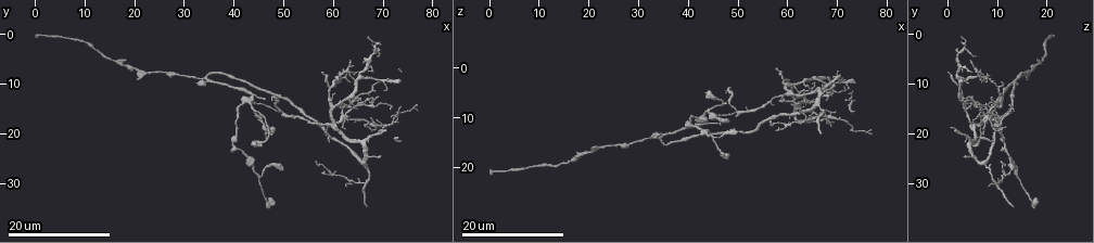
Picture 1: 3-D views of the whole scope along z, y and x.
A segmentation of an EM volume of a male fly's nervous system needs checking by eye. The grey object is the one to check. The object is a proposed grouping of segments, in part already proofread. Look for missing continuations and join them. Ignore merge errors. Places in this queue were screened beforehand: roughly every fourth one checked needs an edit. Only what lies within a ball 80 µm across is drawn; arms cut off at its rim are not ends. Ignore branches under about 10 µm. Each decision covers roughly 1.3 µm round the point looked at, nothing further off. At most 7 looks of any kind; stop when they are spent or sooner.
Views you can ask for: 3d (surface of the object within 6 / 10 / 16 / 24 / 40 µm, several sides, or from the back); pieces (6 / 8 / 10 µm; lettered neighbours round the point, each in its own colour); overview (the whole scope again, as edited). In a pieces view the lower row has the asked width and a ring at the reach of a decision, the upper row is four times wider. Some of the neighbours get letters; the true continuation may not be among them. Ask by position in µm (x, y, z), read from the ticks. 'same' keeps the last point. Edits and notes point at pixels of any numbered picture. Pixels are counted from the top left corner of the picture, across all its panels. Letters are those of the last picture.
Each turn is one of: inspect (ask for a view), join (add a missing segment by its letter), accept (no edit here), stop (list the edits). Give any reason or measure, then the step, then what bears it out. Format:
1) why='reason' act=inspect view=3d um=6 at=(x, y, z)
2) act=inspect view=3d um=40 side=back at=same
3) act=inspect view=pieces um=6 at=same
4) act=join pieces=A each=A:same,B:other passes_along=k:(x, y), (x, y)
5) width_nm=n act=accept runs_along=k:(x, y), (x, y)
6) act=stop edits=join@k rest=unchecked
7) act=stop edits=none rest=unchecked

why='branch stops here' act=inspect view=3d um=24 at=(32.5, 9.5, 13.5)

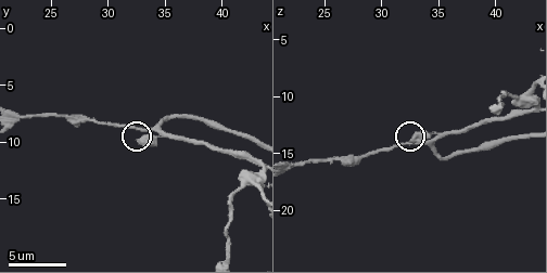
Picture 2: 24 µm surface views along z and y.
act=inspect view=3d um=6 at=(33.2, 10.0, 13.2)

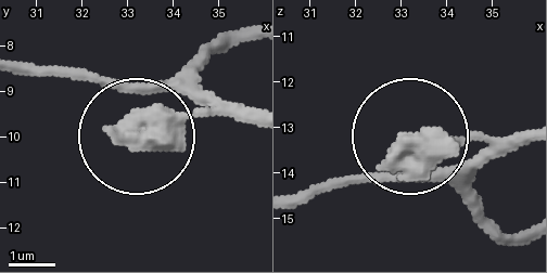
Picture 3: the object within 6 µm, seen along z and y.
act=inspect view=pieces um=10 at=(33.10, 10.00, 13.30)

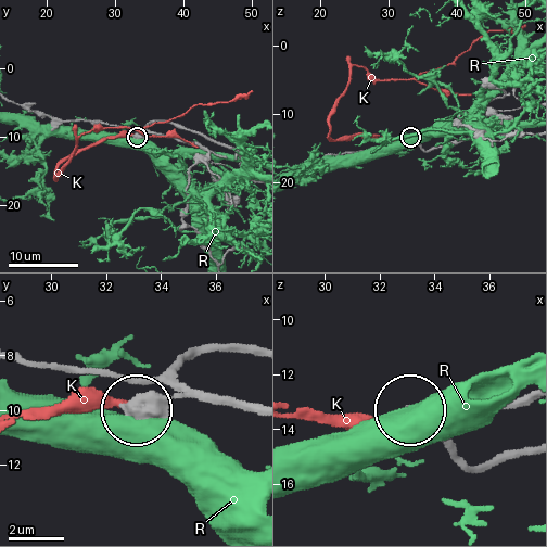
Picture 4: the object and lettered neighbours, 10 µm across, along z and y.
act=accept each=K:other,R:other runs_along=4:(250, 352), (193, 352), (140, 410) found='no lettered segment goes on from it'

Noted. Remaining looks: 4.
why='branch stops here' act=inspect view=3d um=24 at=(56.5, 25.5, 11.0)

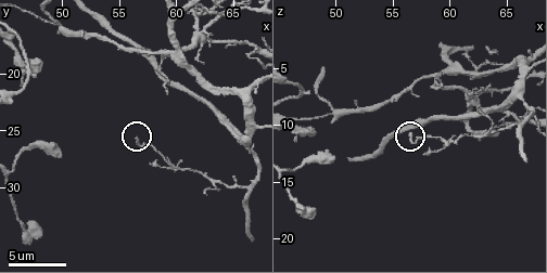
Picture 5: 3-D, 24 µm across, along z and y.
why='see the neighbours' act=inspect view=pieces um=8 at=(56.4, 25.8, 10.8)

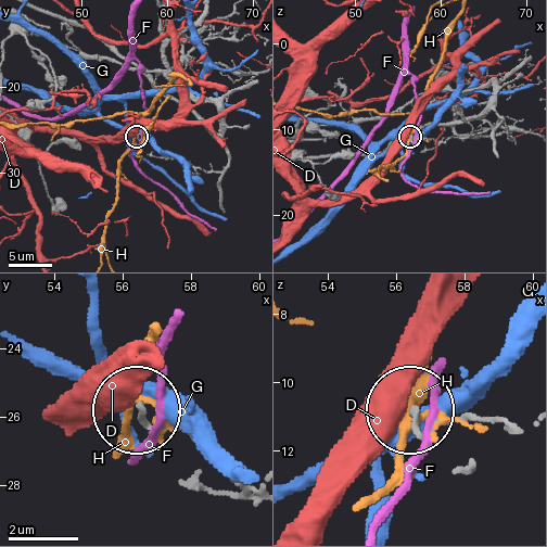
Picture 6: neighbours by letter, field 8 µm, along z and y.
act=accept each=D:other,F:other,G:other,H:other found='no lettered segment goes on from it'

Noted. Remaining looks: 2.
why='an open end' act=inspect view=pieces um=6 at=(49.6, 27.2, 13.0)

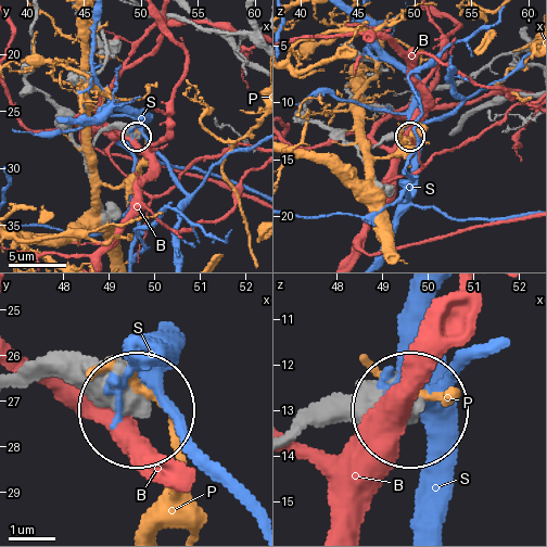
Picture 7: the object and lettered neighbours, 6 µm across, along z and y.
act=accept each=B:other,P:other,S:other runs_along=7:(302, 432), (348, 412), (403, 412) found='no lettered segment goes on from it'

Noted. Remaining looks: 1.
act=stop edits=none rest=unchecked

